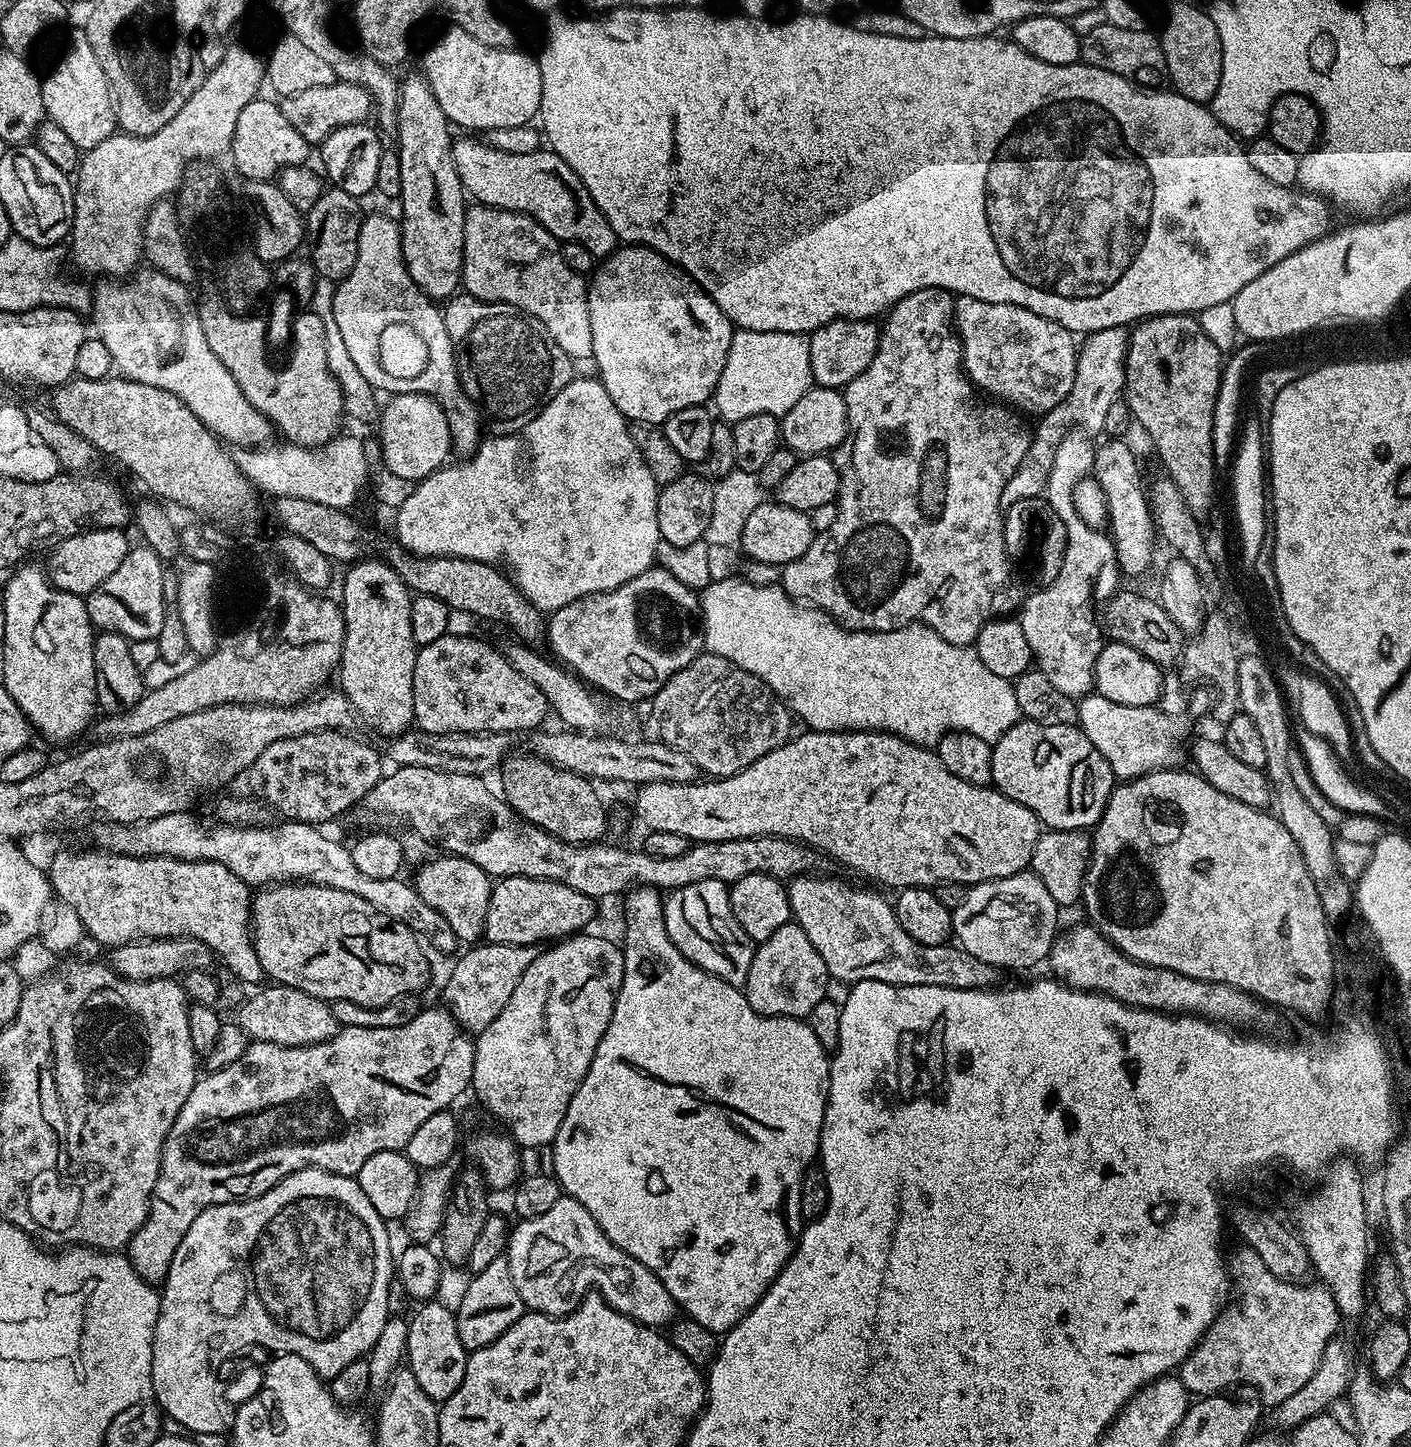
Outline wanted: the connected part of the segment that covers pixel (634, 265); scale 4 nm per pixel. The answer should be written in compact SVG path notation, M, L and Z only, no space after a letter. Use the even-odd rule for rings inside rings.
M624 244L617 247L616 251L603 257L602 263L593 271L588 284L588 305L590 306L590 331L594 334L592 360L600 371L597 372L598 378L606 386L606 394L614 398L614 406L618 406L625 420L637 424L660 426L666 418L670 418L670 414L678 414L678 410L686 410L686 406L707 405L715 397L722 366L726 366L726 358L730 354L734 326L728 321L726 314L718 310L718 302L714 302L714 298L710 298L710 294L706 294L706 290L696 285L678 265L671 264L662 254L641 244Z

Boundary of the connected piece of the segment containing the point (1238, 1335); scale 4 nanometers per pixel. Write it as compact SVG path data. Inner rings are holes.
M1240 1246L1230 1256L1230 1280L1234 1285L1235 1295L1236 1292L1240 1295L1240 1308L1232 1302L1221 1311L1208 1327L1208 1333L1196 1345L1196 1349L1180 1365L1179 1378L1187 1386L1189 1393L1200 1398L1223 1393L1231 1384L1249 1384L1260 1391L1259 1399L1265 1405L1282 1402L1290 1398L1290 1394L1302 1390L1302 1386L1310 1382L1314 1370L1318 1370L1318 1362L1322 1362L1326 1346L1337 1335L1336 1327L1342 1323L1340 1311L1327 1288L1316 1282L1292 1283L1272 1276L1254 1249L1247 1246Z

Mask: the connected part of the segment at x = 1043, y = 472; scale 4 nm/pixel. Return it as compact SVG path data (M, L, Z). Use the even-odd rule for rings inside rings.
M1127 327L1107 328L1097 332L1089 332L1083 337L1076 354L1076 377L1074 386L1070 386L1070 394L1054 410L1043 413L1034 424L1032 445L1026 450L1026 458L1018 466L1018 470L1006 482L1002 490L1001 505L1028 499L1035 501L1036 496L1045 495L1051 466L1054 463L1055 451L1065 435L1077 428L1085 434L1103 433L1103 422L1110 406L1121 399L1124 389L1124 360L1128 357Z

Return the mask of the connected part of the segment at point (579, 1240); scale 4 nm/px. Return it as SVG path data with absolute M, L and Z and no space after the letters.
M561 1194L546 1214L519 1223L511 1229L506 1259L525 1309L566 1316L595 1290L613 1310L639 1324L668 1326L677 1319L678 1305L670 1290L638 1258L614 1246L582 1202Z

